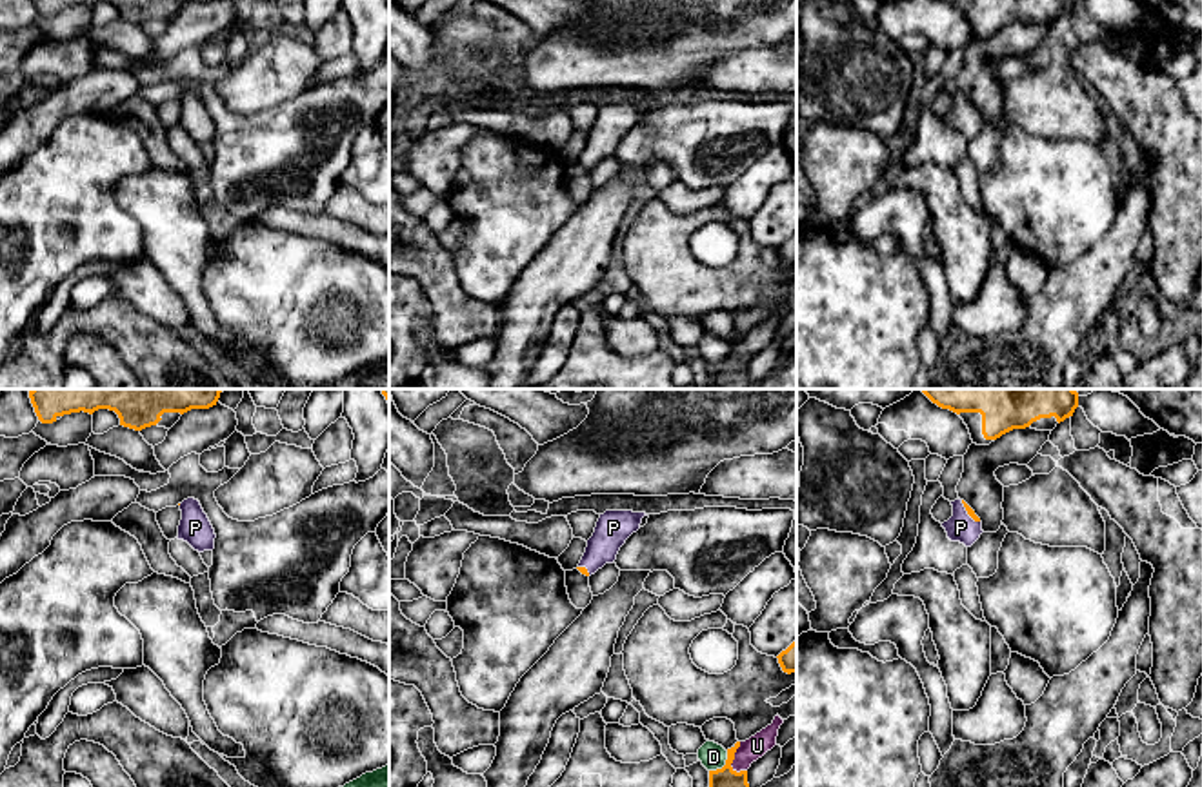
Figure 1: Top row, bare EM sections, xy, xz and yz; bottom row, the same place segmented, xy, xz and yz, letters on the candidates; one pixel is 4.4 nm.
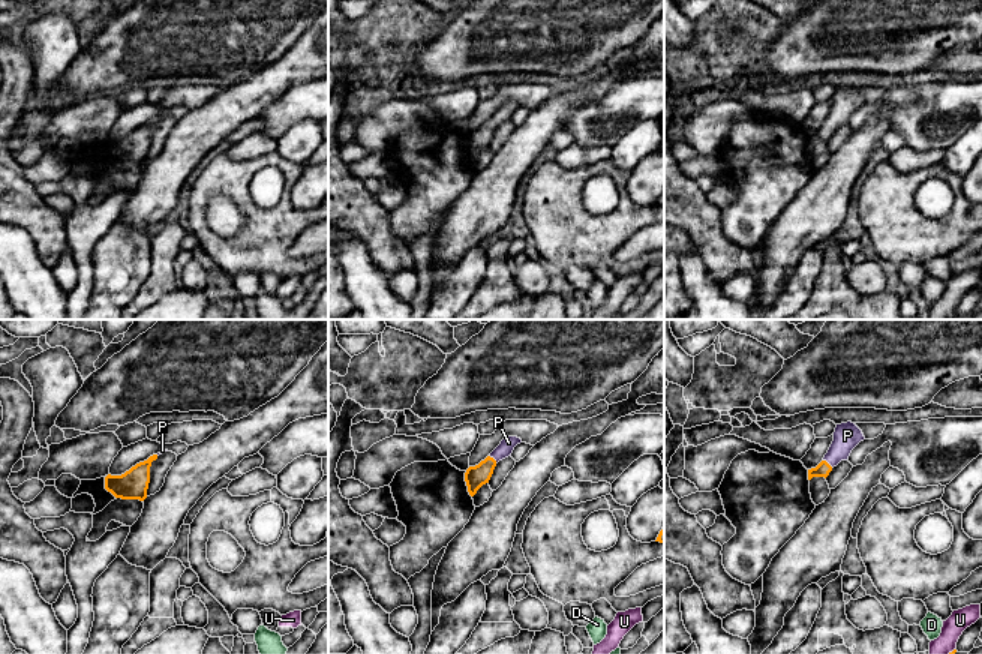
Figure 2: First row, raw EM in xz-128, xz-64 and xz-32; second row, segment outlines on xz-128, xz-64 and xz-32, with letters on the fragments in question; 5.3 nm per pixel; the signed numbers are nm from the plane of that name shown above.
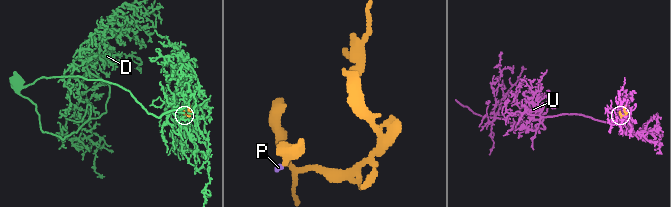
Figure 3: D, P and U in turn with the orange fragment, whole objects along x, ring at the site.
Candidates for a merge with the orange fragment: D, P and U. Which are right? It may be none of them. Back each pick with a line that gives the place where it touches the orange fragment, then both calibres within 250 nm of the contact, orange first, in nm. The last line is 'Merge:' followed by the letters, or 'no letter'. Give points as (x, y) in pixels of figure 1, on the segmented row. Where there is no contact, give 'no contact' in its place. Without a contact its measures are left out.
P: contact yz (968, 513); calibres 30 and 130 nm
Merge: P

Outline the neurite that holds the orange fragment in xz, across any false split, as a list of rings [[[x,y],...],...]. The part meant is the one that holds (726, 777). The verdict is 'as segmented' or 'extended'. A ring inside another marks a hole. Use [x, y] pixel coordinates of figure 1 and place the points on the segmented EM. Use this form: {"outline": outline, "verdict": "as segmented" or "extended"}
{"outline": [[[736,742],[731,749],[727,749],[727,760],[722,769],[709,771],[709,787],[749,787],[747,771],[736,772],[731,767],[738,747],[740,742]]], "verdict": "as segmented"}

